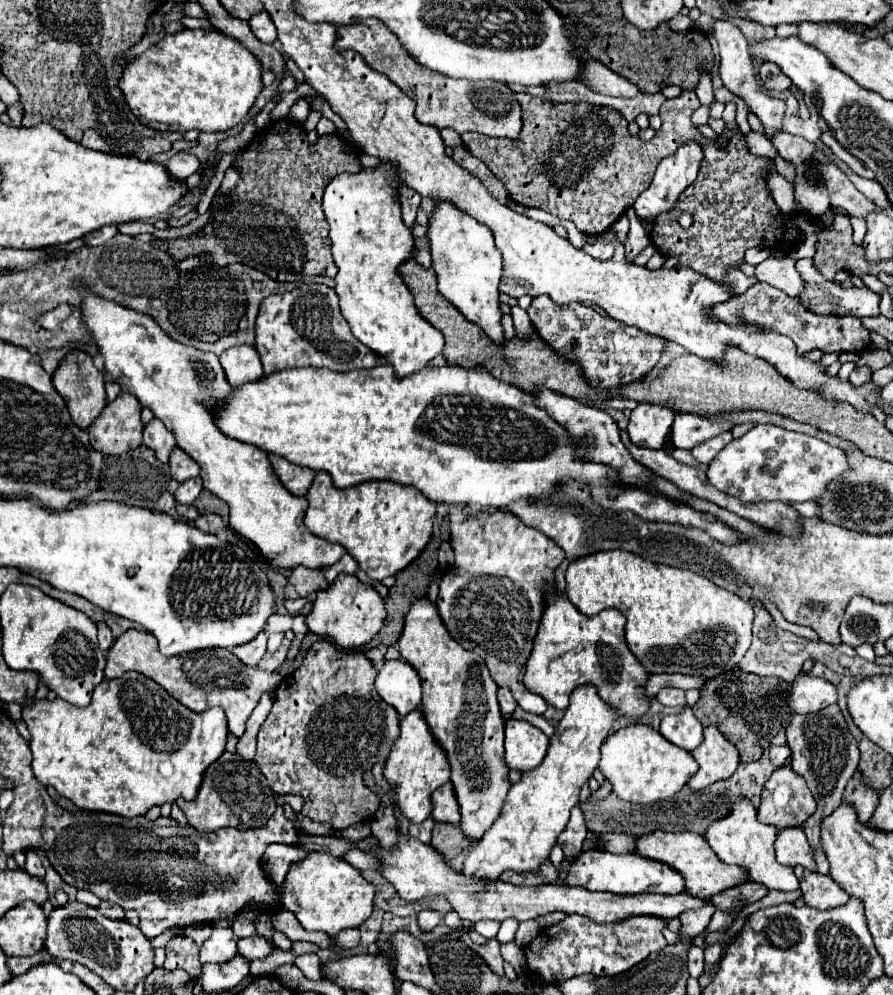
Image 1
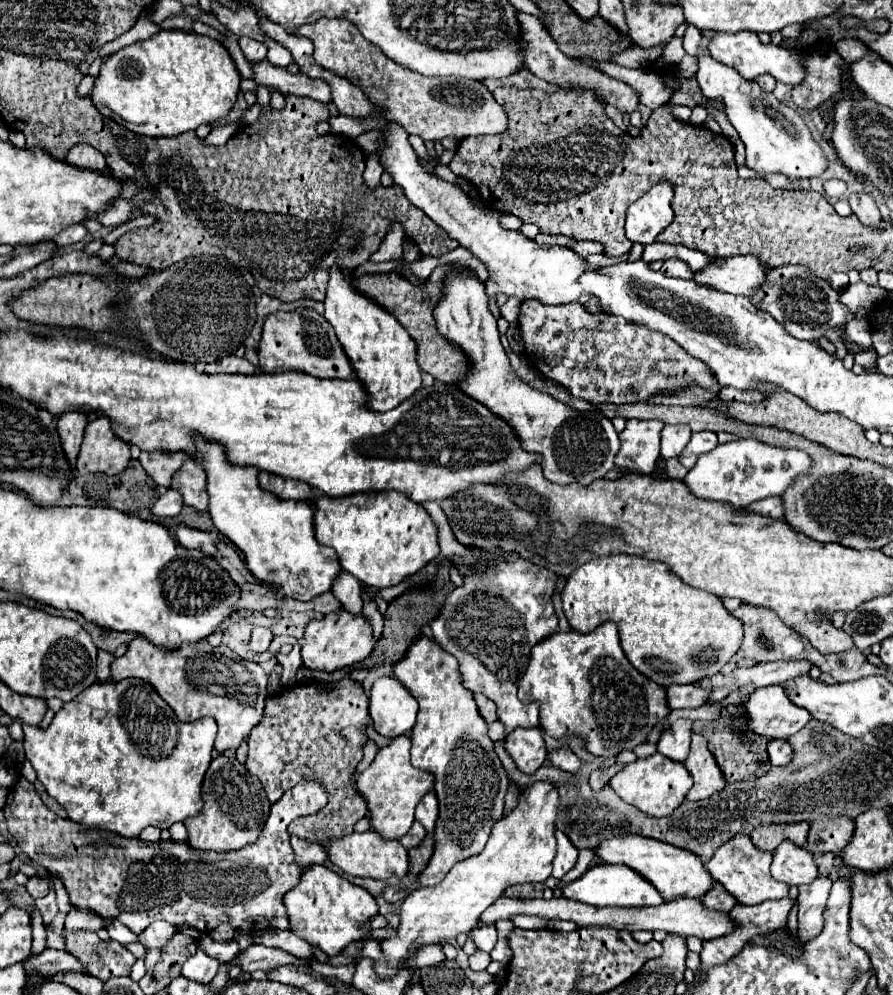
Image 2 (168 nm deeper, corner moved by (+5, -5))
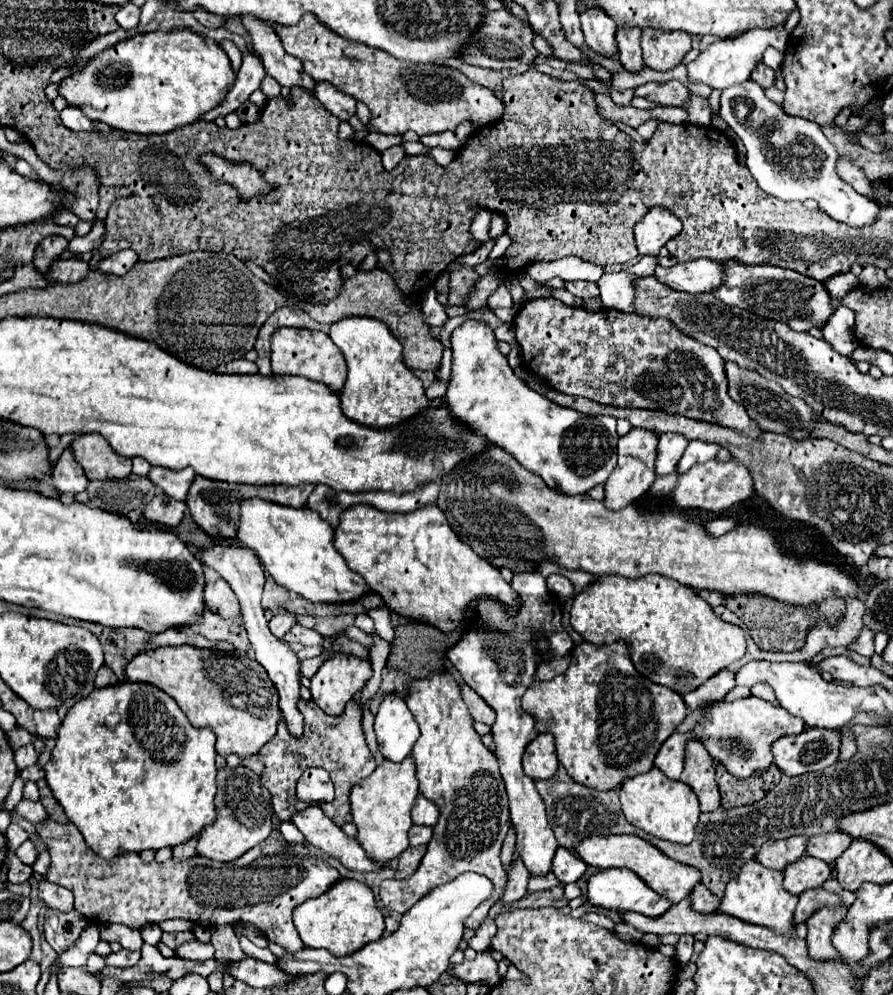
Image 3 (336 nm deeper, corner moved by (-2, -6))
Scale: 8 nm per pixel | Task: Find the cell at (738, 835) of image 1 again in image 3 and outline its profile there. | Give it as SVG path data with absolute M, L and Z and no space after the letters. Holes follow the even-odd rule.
M751 858L751 860L745 860L745 864L743 864L743 868L739 868L737 876L727 882L719 912L725 912L725 914L745 920L749 924L767 926L785 936L795 936L795 928L791 924L795 904L797 904L797 896L791 896L791 892L787 892L783 888L783 872L763 868L763 864L759 864L755 858Z

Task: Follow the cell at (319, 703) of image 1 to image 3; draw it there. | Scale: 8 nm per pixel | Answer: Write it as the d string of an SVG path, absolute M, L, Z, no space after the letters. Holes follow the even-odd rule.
M351 700L345 708L345 712L341 712L339 716L331 716L327 712L321 712L319 706L315 702L299 702L299 712L303 714L303 736L295 738L289 734L285 720L279 720L279 728L277 734L259 750L259 760L263 762L263 774L261 780L263 784L267 784L267 790L273 796L273 810L277 814L277 818L281 822L291 820L295 806L299 804L297 796L295 796L295 784L299 780L299 776L303 774L305 768L311 766L319 766L329 770L333 784L335 784L335 814L333 814L333 822L337 826L343 826L347 822L351 822L351 802L349 802L349 792L353 788L355 782L359 782L361 778L369 776L375 770L375 758L369 752L367 744L365 744L365 734L361 728L361 718L363 718L363 706L359 700Z

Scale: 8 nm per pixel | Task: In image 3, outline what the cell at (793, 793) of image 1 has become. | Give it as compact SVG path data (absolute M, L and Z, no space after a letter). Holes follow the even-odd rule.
M793 836L787 840L775 840L769 844L763 844L763 848L757 852L757 860L773 870L783 870L787 864L795 862L805 854L807 836Z

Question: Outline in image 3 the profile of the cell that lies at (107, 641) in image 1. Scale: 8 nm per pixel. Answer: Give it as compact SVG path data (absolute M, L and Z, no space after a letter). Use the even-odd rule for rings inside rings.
M103 664L103 668L99 668L99 672L97 672L95 686L97 686L97 688L103 688L103 686L109 686L109 684L117 684L117 682L119 682L119 680L117 680L117 676L113 674L113 670Z

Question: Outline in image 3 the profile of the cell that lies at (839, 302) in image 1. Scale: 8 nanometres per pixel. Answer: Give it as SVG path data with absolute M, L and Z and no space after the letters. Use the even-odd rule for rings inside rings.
M733 260L725 262L725 284L713 294L729 306L745 308L757 316L785 322L797 332L807 332L809 328L821 328L835 314L835 308L831 308L831 294L827 292L825 284L811 280L809 276L803 276L795 270L771 264L747 266Z

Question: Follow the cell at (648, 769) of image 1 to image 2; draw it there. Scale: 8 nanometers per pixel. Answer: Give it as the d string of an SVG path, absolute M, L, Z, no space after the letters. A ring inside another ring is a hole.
M654 753L652 757L628 763L620 773L610 779L610 785L622 801L658 819L670 817L684 803L686 793L692 787L692 777L688 775L688 771L684 771L682 763L672 763L672 759L664 759L660 753Z

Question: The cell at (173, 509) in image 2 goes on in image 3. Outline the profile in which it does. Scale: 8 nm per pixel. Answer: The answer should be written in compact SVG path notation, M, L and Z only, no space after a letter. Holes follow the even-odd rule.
M165 494L155 496L143 512L145 520L167 526L167 528L175 528L183 520L183 514L185 514L185 502L169 498Z

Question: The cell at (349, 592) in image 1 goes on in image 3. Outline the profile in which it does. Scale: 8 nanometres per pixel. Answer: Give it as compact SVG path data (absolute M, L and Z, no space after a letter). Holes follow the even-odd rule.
M333 652L311 678L311 696L321 710L341 714L345 704L371 678L371 662L345 652Z

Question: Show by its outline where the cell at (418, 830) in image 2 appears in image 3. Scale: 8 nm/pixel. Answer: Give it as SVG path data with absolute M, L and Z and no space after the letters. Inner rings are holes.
M411 826L409 830L409 846L419 846L419 844L429 844L433 836L433 828L431 826Z

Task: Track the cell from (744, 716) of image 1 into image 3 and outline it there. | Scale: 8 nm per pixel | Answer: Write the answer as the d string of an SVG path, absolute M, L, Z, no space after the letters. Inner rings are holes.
M715 764L715 766L717 766L717 784L719 784L721 798L723 798L721 800L723 808L751 804L755 800L761 800L765 792L769 792L783 776L781 770L775 764L771 764L767 772L755 772L755 776L747 780L735 780L733 776L729 776L729 772L721 764Z

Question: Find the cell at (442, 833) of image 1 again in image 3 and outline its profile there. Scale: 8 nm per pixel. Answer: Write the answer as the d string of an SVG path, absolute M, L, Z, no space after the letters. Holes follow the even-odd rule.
M419 846L419 848L407 848L401 856L399 856L399 862L397 862L397 878L409 878L413 876L413 872L417 870L417 866L421 864L421 858L425 856L427 848L425 846Z

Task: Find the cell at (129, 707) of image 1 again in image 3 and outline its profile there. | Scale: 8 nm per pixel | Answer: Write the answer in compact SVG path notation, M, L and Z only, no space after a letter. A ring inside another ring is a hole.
M121 682L115 686L105 686L105 688L93 690L91 696L87 696L85 700L79 700L79 704L75 704L69 710L69 714L65 716L65 720L61 722L61 726L57 730L57 744L51 752L51 760L43 766L45 780L47 780L53 796L63 806L67 818L79 828L87 846L93 848L99 856L111 860L113 856L119 856L121 852L143 852L147 848L159 850L163 846L177 846L177 844L189 840L191 836L199 834L201 828L213 824L213 820L215 820L215 804L213 804L215 790L217 790L215 788L215 774L217 774L215 740L217 740L217 736L211 730L191 726L187 716L177 706L177 702L171 696L167 696L163 690L159 690L157 686L145 684L145 682Z

